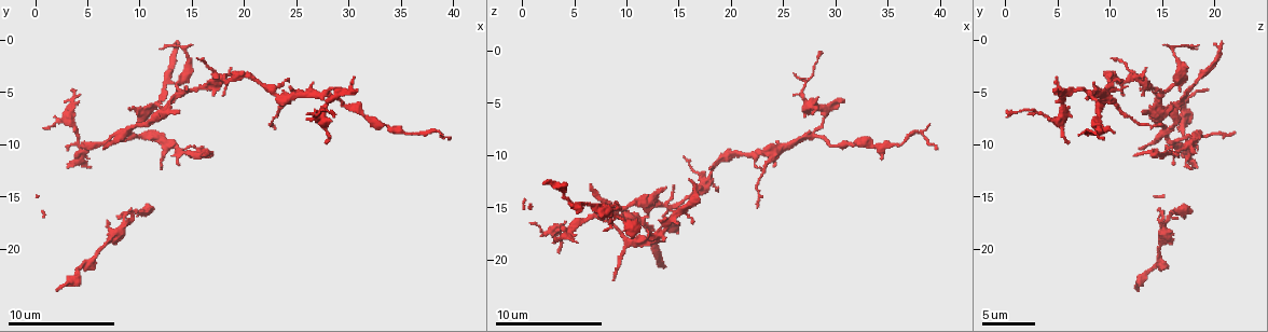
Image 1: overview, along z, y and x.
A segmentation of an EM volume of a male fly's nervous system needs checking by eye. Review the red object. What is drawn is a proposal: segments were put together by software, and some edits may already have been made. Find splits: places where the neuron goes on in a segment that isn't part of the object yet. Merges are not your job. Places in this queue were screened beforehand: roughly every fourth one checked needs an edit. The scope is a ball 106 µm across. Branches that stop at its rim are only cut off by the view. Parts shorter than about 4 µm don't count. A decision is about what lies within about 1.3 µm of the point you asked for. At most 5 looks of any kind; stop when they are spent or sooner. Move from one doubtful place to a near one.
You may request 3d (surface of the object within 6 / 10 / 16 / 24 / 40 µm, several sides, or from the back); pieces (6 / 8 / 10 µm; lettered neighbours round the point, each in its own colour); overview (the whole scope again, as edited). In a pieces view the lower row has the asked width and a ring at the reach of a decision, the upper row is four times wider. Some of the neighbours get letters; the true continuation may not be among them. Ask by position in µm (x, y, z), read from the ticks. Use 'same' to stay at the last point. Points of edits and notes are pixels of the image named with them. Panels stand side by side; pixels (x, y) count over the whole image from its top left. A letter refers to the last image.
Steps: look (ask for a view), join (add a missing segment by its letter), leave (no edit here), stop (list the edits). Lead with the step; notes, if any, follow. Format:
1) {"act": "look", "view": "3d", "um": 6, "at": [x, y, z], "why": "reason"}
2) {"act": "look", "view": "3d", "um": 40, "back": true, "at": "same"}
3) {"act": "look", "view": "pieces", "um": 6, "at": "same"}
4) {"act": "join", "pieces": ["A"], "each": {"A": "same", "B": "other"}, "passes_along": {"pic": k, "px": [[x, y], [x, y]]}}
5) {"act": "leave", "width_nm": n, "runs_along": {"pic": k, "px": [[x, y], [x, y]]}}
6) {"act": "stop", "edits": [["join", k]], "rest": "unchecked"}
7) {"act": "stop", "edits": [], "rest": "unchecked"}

{"act": "look", "view": "pieces", "um": 6, "at": [24.4, 3.6, 10.8]}

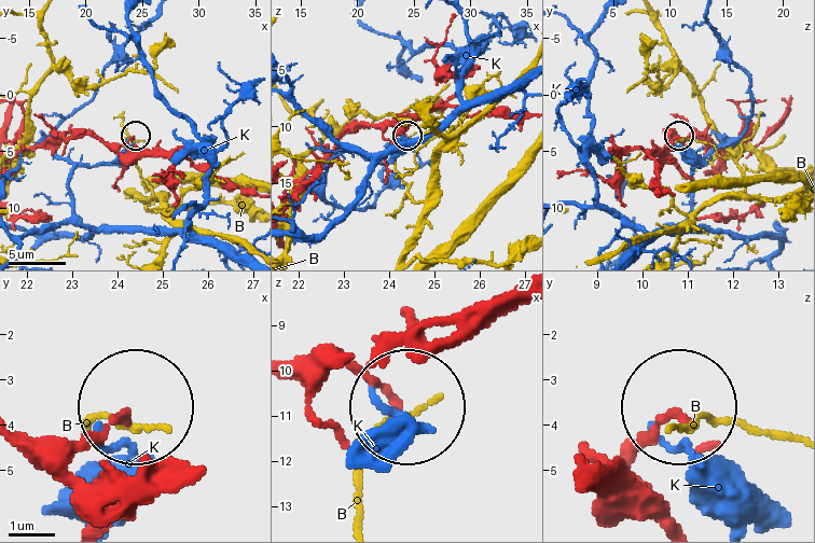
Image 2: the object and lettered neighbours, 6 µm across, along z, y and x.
{"act": "leave", "each": {"B": "other", "K": "other"}, "runs_along": {"pic": 2, "px": [[27, 435], [85, 446], [128, 416]]}, "found": "no lettered segment goes on from it"}

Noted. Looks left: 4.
{"act": "look", "view": "3d", "um": 10, "at": [11.8, 0.8, 18.0], "why": "thin end"}

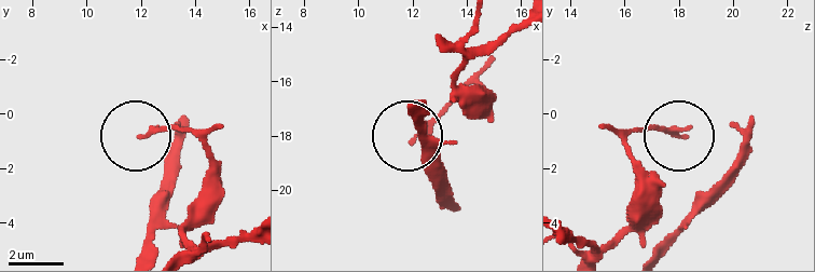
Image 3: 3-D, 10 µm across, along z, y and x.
{"act": "look", "view": "pieces", "um": 8, "at": [12.0, 0.9, 18.2]}

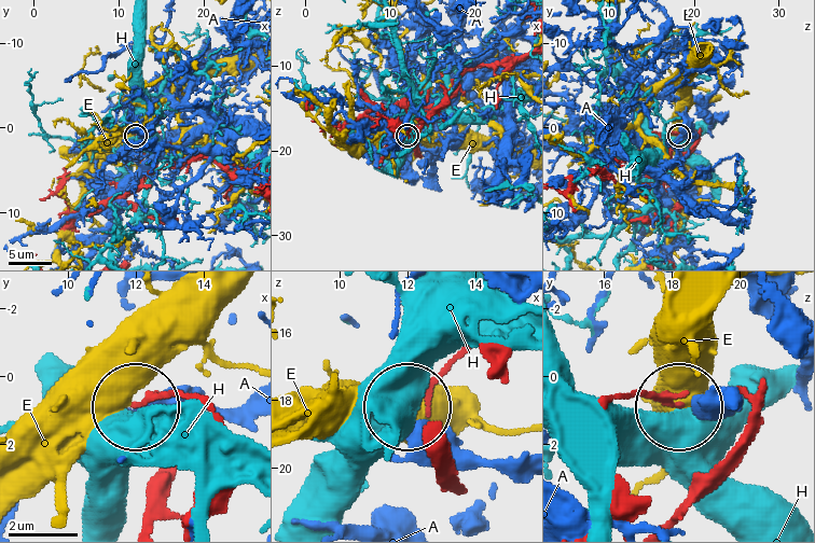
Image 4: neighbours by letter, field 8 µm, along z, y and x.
{"act": "leave", "width_nm": 150, "each": {"A": "other", "E": "other", "H": "other"}, "runs_along": {"pic": 4, "px": [[197, 398], [139, 404]]}, "found": "none of them fits"}

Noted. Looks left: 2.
{"act": "look", "view": "3d", "um": 10, "at": [6.8, 10.4, 12.8]}

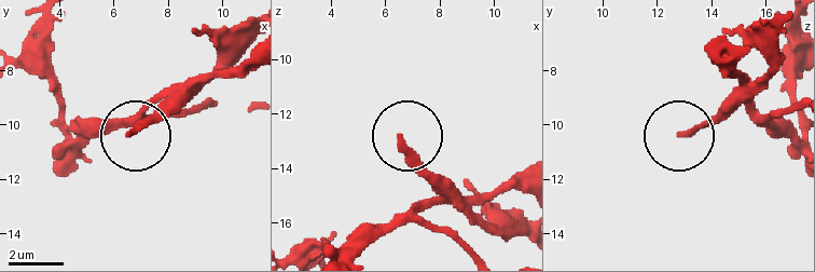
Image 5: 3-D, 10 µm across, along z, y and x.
{"act": "look", "view": "pieces", "um": 8, "at": [6.5, 10.3, 12.9], "why": "see the neighbours"}

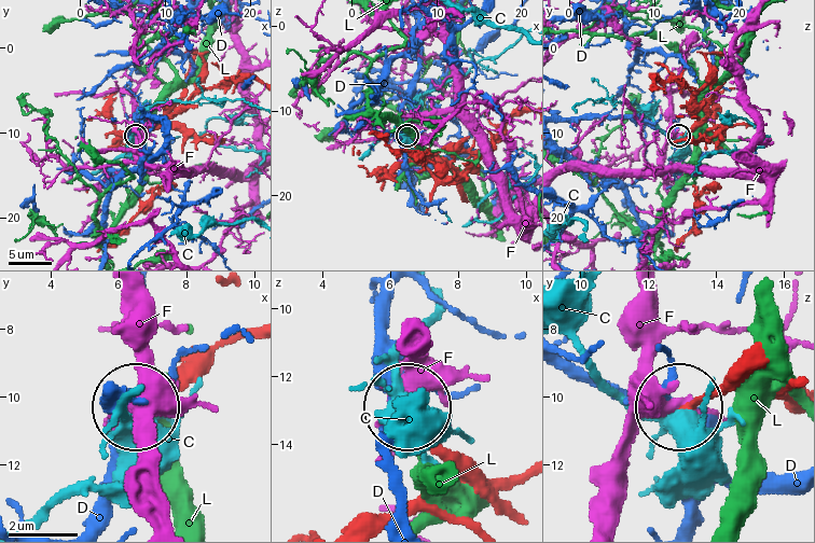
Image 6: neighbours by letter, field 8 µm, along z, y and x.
{"act": "leave", "width_nm": 170, "each": {"C": "other", "D": "other", "F": "other", "L": "other"}, "runs_along": {"pic": 6, "px": [[741, 357], [682, 406]]}, "found": "no lettered segment goes on from it"}

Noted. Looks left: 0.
{"act": "stop", "edits": [], "rest": "unchecked"}

